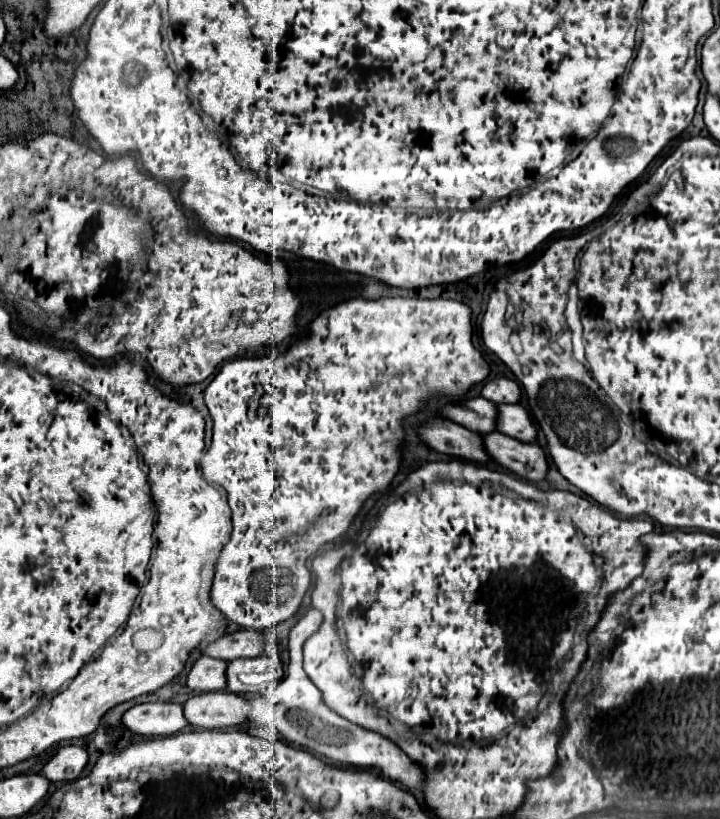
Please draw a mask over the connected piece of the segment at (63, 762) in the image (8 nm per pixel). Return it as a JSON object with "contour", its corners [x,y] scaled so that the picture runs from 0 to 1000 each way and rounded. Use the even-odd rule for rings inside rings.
{"contour":[[[89,911],[78,918],[78,923],[58,938],[58,945],[72,955],[106,952],[122,933],[122,918],[114,911]]]}

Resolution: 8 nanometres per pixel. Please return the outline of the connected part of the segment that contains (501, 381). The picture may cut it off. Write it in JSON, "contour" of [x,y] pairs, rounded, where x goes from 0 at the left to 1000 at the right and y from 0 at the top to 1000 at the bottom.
{"contour":[[[686,462],[678,464],[669,474],[669,484],[689,493],[717,493],[725,486],[722,471],[708,462]]]}

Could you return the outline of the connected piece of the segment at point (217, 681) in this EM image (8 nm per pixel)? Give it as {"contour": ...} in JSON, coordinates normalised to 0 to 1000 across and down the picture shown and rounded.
{"contour":[[[278,801],[264,823],[261,823],[261,838],[269,845],[294,845],[294,842],[314,842],[314,813],[317,808],[292,803],[292,801]]]}

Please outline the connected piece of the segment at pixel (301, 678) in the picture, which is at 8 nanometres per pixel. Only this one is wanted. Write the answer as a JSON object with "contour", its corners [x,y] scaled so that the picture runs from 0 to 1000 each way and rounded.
{"contour":[[[433,742],[425,747],[425,752],[406,767],[400,794],[403,794],[403,813],[397,830],[386,833],[386,838],[372,847],[372,855],[381,862],[383,869],[383,889],[389,896],[411,911],[422,911],[431,918],[439,918],[442,923],[458,928],[458,930],[475,930],[478,935],[494,935],[494,938],[522,938],[528,945],[533,945],[542,952],[556,955],[564,962],[586,965],[589,960],[589,938],[569,928],[544,904],[536,899],[508,891],[475,874],[469,874],[464,867],[458,867],[447,852],[447,845],[436,838],[436,833],[425,825],[419,816],[419,789],[422,784],[442,772],[447,762],[447,747]]]}

